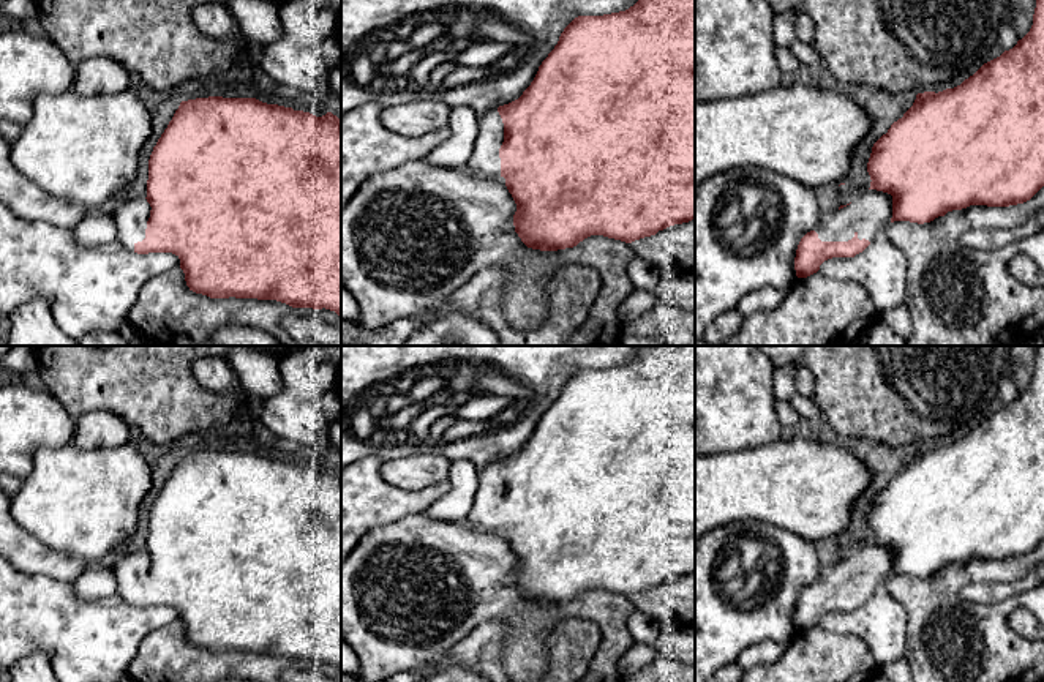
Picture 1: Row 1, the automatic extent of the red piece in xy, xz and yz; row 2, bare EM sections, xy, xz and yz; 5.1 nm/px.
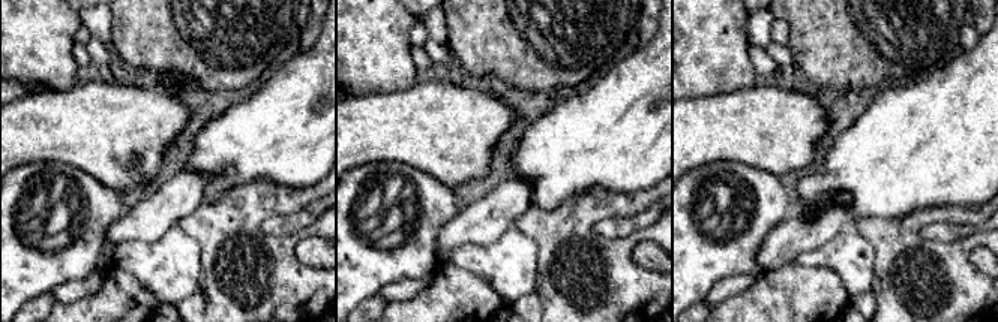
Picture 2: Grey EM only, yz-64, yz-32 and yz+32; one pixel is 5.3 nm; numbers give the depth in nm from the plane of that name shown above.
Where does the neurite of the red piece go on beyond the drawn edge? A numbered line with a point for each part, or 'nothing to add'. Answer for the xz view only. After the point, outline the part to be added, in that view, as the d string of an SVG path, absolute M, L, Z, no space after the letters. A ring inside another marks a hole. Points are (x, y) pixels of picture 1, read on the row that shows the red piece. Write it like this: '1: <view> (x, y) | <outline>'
1: xz (484, 163) | M498 109L477 115L477 120L479 133L464 170L479 180L496 180L501 177L499 148L504 142L504 123Z

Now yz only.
1: yz (867, 215) | M866 189L850 205L823 218L813 227L821 242L848 242L854 235L872 242L892 218L892 196L877 189Z

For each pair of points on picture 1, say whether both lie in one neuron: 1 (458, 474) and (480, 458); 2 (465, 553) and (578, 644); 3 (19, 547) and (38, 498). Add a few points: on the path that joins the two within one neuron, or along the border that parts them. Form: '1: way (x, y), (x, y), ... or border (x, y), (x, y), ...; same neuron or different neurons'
1: border (452, 460), (468, 460), (477, 468); different neurons
2: border (589, 622), (580, 618), (564, 618), (545, 624); different neurons
3: border (16, 521), (40, 542), (57, 551); different neurons

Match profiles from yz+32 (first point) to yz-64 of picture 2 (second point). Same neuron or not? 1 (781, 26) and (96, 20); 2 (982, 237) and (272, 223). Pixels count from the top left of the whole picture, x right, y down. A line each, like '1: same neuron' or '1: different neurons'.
1: same neuron
2: different neurons

